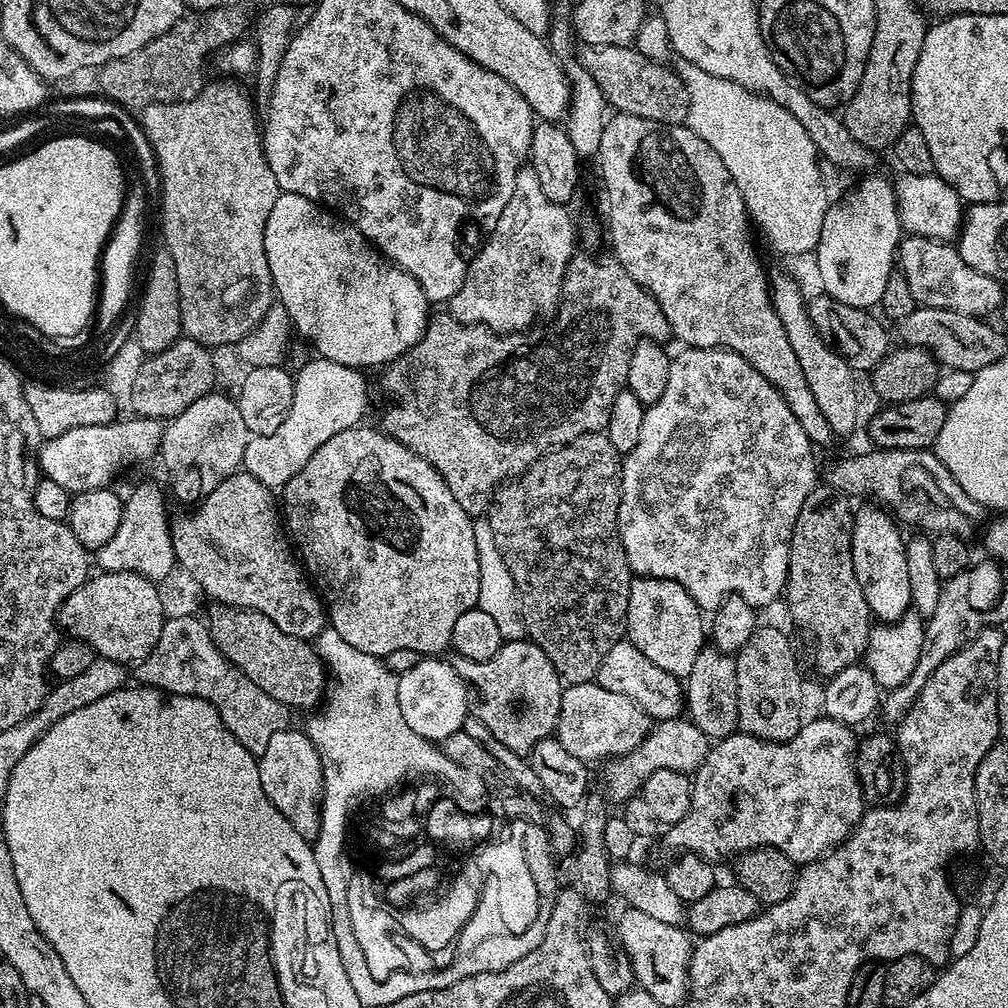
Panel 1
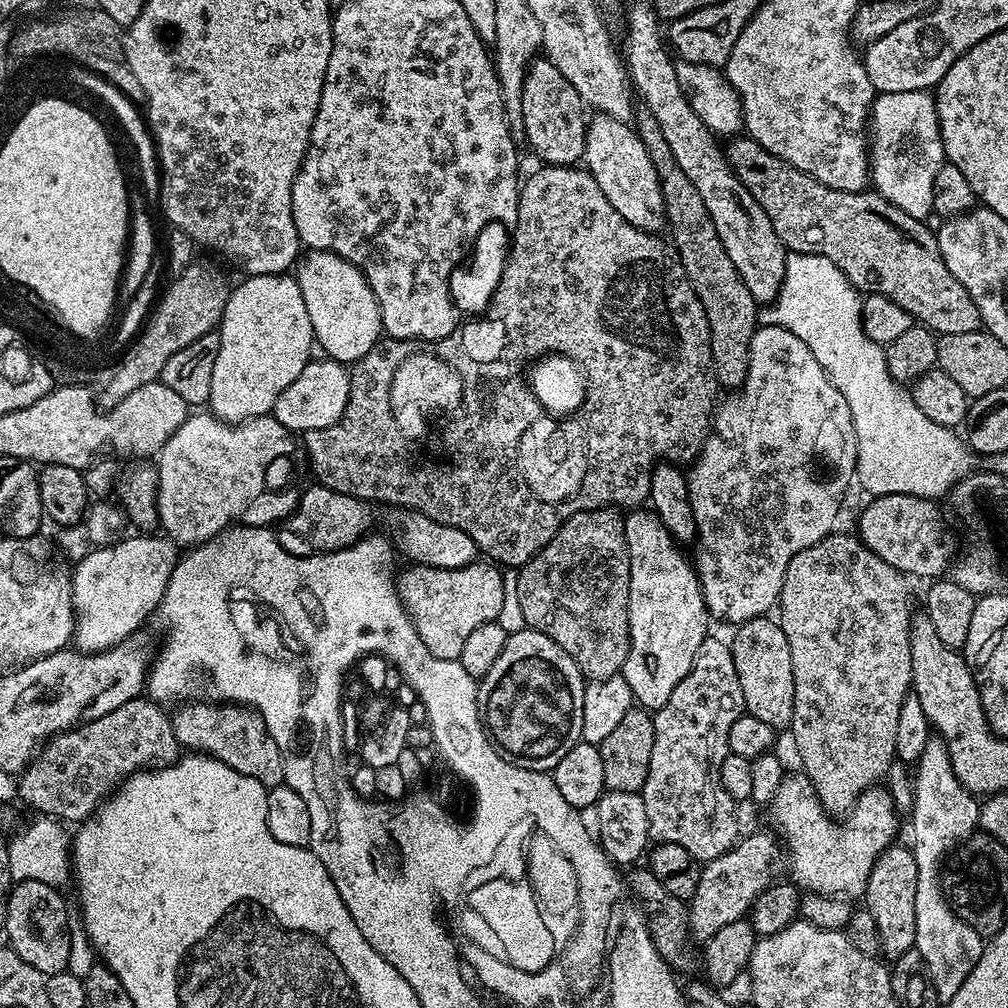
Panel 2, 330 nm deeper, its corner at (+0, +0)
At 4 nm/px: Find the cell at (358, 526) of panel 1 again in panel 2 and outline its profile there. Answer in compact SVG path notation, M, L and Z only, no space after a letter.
M477 562L462 566L458 570L442 570L434 566L412 564L401 576L399 573L395 581L396 593L400 595L402 606L412 619L412 625L418 630L418 638L426 642L426 650L430 650L434 658L459 660L462 654L462 642L466 642L466 637L470 633L478 630L478 626L499 621L504 593L504 572L495 563Z

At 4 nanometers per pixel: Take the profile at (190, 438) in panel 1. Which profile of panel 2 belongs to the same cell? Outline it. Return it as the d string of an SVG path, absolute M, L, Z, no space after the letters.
M270 274L269 276L248 276L240 285L228 293L226 310L221 318L220 349L214 362L214 378L210 378L211 415L230 424L241 424L243 420L253 420L255 416L269 415L278 402L278 394L302 374L302 370L313 359L314 337L310 326L310 313L306 311L306 302L298 286L295 275Z

